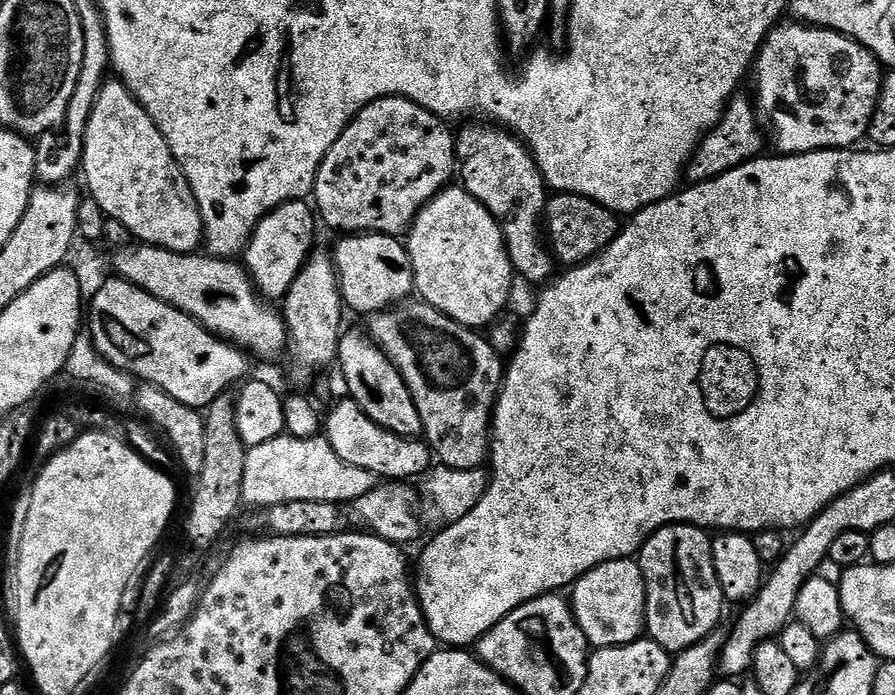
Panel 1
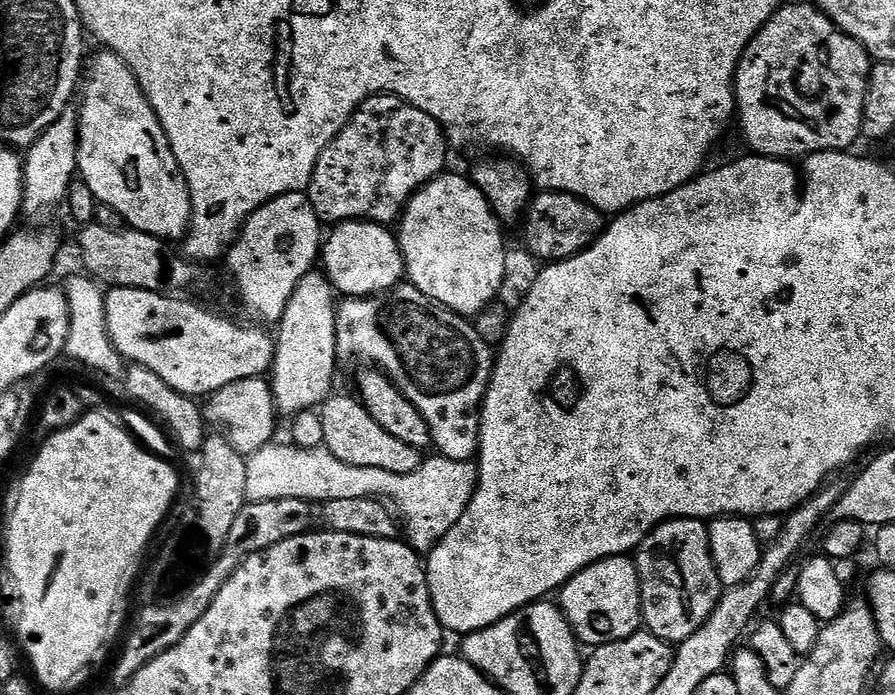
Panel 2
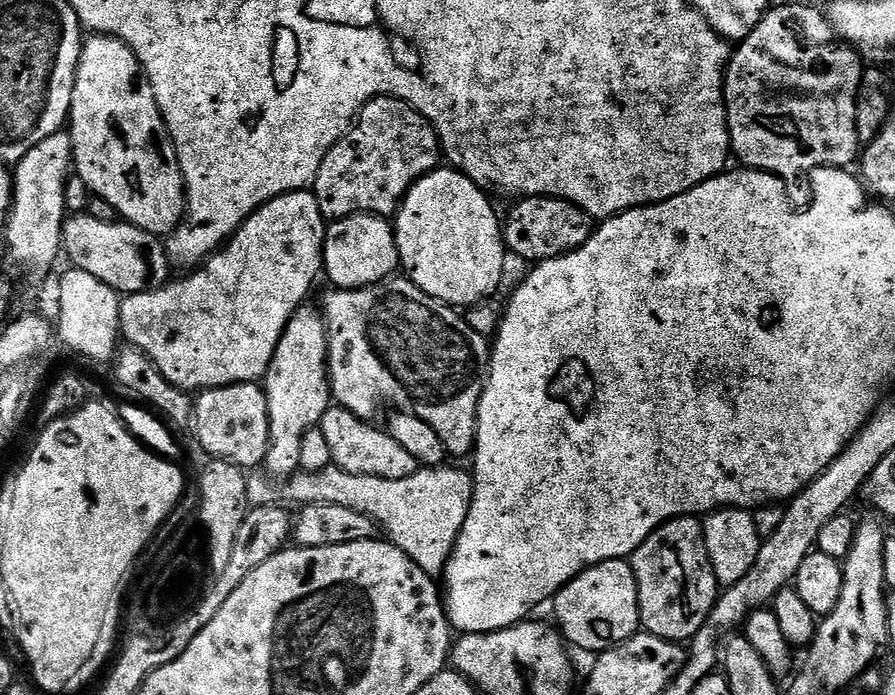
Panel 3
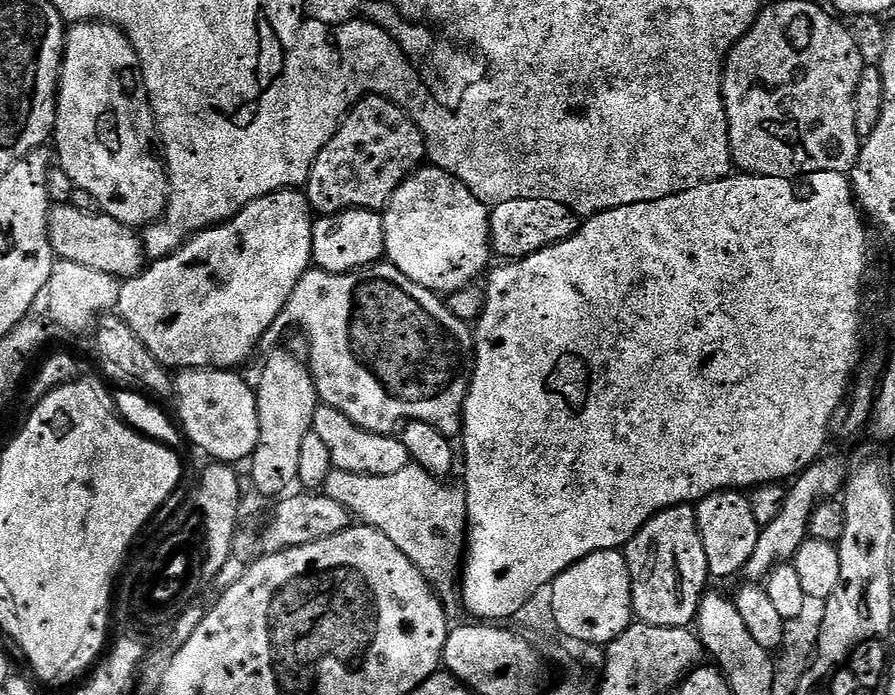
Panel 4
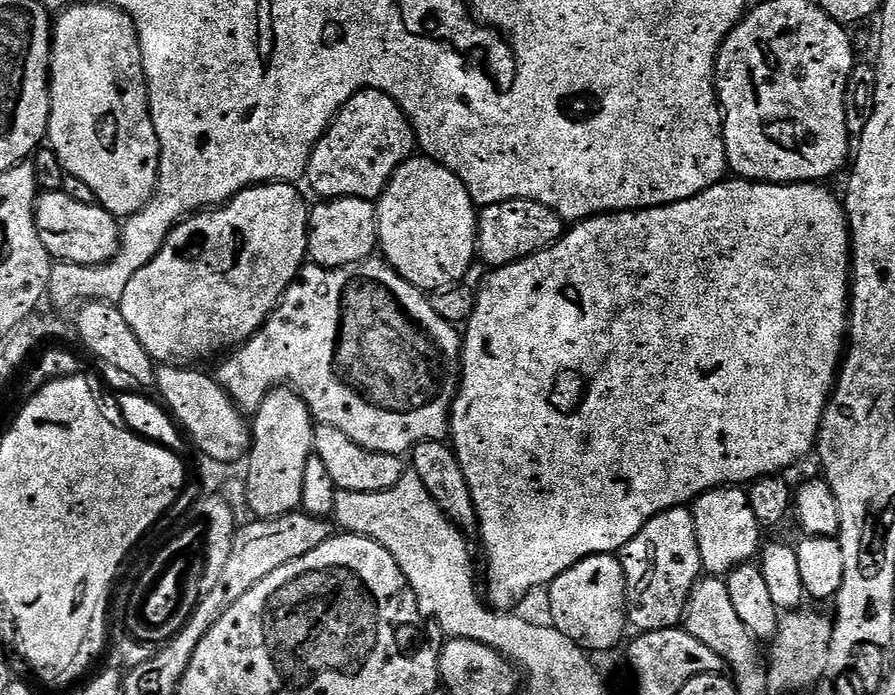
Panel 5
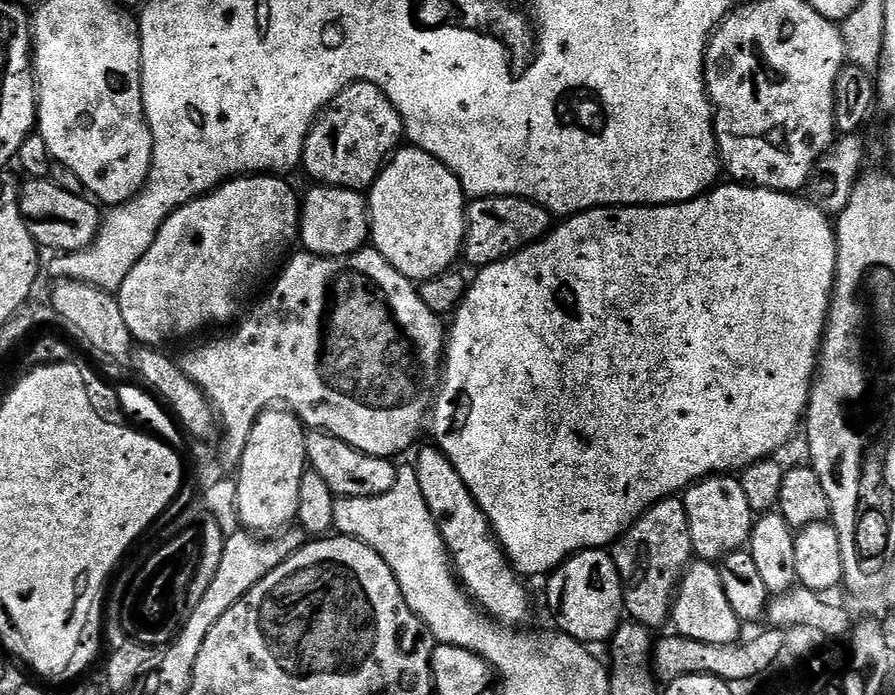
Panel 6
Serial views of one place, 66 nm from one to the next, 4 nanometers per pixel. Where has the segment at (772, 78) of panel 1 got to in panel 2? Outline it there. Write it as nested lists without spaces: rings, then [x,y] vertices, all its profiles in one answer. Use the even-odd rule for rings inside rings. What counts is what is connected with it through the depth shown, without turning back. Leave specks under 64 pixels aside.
[[[808,4],[781,6],[748,44],[736,68],[734,91],[738,124],[740,120],[744,140],[757,156],[807,158],[814,152],[851,149],[851,144],[861,139],[868,74],[873,61],[861,44],[841,32],[819,8]]]

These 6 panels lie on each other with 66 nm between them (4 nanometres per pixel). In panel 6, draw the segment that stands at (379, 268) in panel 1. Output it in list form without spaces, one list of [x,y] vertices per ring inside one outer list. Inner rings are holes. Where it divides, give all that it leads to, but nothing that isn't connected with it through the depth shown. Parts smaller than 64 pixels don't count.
[[[312,186],[312,189],[302,196],[298,240],[307,251],[319,256],[349,256],[361,251],[370,240],[367,199],[349,188]]]

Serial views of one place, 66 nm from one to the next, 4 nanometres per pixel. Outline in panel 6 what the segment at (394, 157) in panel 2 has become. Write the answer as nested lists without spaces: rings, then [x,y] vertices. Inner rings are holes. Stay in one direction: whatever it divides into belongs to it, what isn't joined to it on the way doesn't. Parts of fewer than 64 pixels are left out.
[[[358,82],[338,93],[313,124],[304,147],[302,168],[303,171],[308,171],[309,178],[317,185],[329,188],[349,188],[363,193],[371,189],[373,182],[380,177],[385,164],[396,155],[405,140],[404,120],[390,102],[390,98],[386,98],[386,94],[378,86],[370,82]]]

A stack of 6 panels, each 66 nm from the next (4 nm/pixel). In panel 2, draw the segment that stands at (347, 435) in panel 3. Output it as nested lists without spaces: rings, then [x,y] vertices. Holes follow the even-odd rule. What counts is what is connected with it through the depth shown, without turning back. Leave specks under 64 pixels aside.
[[[333,394],[318,409],[322,418],[323,447],[328,449],[334,458],[346,462],[350,466],[366,466],[374,470],[386,470],[390,474],[410,474],[418,470],[422,463],[421,449],[406,446],[394,434],[386,434],[374,418],[364,409],[355,395],[339,396]]]

